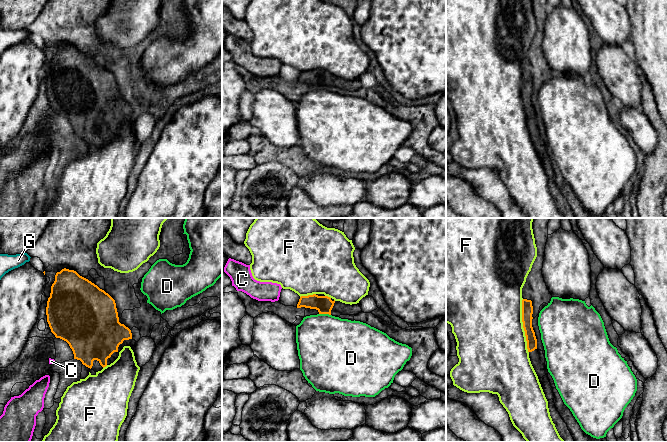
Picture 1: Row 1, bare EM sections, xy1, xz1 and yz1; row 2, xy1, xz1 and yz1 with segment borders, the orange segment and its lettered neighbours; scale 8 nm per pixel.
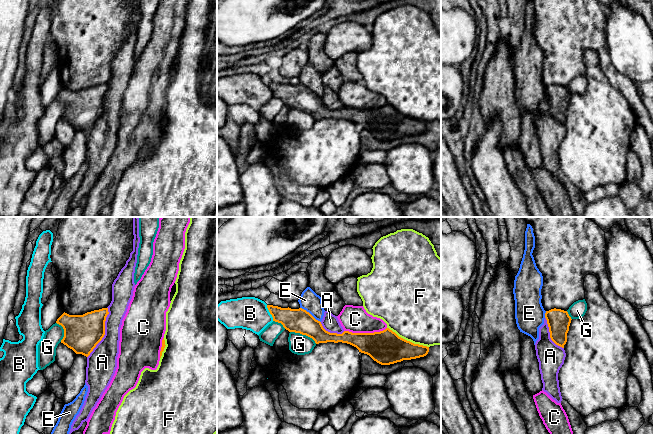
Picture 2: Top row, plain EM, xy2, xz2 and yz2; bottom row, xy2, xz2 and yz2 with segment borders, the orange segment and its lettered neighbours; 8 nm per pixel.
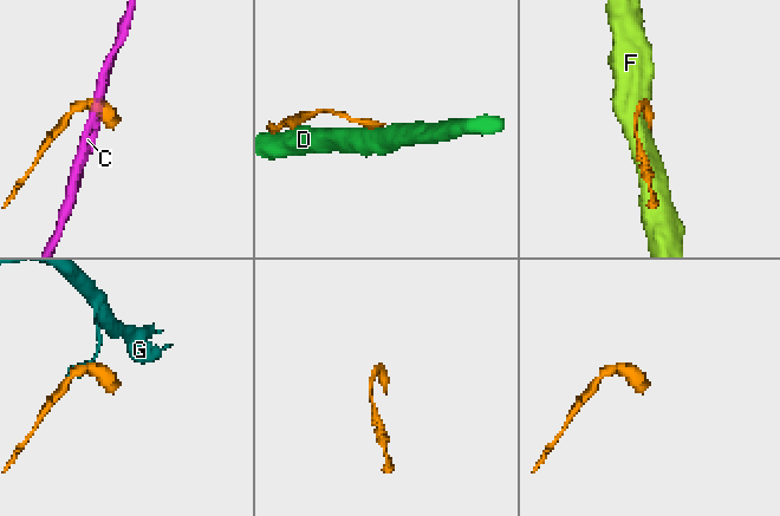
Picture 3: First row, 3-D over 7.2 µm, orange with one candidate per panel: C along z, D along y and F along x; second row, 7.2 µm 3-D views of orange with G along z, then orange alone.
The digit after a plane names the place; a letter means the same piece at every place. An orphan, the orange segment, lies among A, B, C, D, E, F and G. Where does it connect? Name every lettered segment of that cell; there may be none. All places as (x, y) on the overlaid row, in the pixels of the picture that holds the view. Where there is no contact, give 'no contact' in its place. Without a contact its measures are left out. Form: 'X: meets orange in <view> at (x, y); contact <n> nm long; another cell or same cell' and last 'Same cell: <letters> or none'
A: meets orange in xy2 at (104, 332); contact 440 nm long; another cell
B: meets orange in xz2 at (270, 313); contact 140 nm long; another cell
C: meets orange in xz2 at (365, 333); contact 340 nm long; another cell
D: meets orange in xz1 at (325, 313); contact 100 nm long; another cell
E: meets orange in xz2 at (309, 313); contact 200 nm long; another cell
F: meets orange in yz1 at (523, 326); contact 440 nm long; another cell
G: meets orange in xz2 at (303, 334); contact 240 nm long; another cell
Same cell: none

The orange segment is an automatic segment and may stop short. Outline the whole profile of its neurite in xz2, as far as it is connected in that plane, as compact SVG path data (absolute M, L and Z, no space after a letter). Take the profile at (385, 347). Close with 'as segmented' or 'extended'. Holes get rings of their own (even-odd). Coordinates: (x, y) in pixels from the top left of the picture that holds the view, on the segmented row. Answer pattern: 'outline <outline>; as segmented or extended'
outline M267 305L267 308L273 321L281 323L289 332L306 335L316 344L327 342L350 344L381 365L424 357L429 352L429 347L407 341L389 328L374 333L349 331L342 334L330 333L323 328L320 321L302 308L281 308L273 305Z; as segmented

